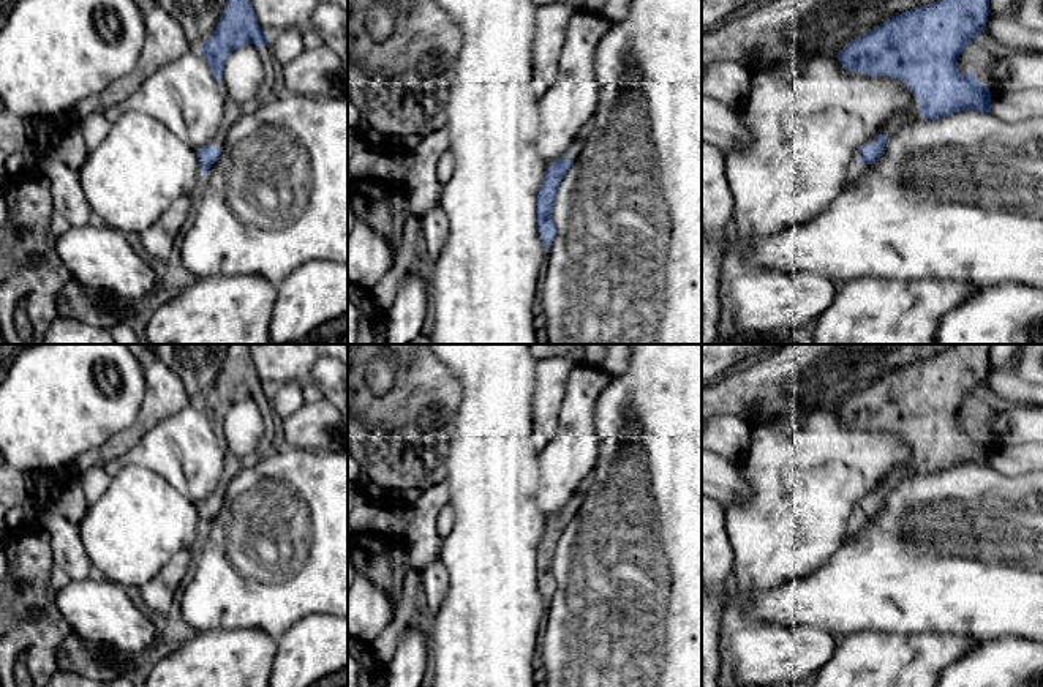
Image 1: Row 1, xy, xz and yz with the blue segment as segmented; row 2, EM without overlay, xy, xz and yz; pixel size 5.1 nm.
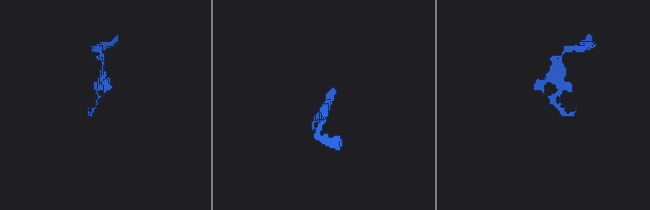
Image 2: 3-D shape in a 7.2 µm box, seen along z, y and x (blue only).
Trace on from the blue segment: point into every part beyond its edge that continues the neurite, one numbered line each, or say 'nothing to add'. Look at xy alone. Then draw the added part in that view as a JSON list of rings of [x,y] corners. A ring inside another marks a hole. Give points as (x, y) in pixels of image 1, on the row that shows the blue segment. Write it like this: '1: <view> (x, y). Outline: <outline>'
1: xy (233, 109). Outline: [[[226,96],[226,99],[224,99],[224,115],[223,115],[221,128],[217,131],[217,134],[213,136],[210,144],[215,145],[215,147],[223,148],[231,125],[237,118],[240,118],[248,109],[250,109],[250,106],[237,103],[235,99]]]

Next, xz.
1: xz (576, 149). Outline: [[[582,134],[569,147],[567,155],[566,155],[566,160],[567,161],[575,161],[580,156],[583,147],[585,147],[585,136]]]

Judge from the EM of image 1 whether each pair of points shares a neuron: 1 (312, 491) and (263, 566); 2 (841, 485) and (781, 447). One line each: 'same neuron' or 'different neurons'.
1: same neuron
2: same neuron

